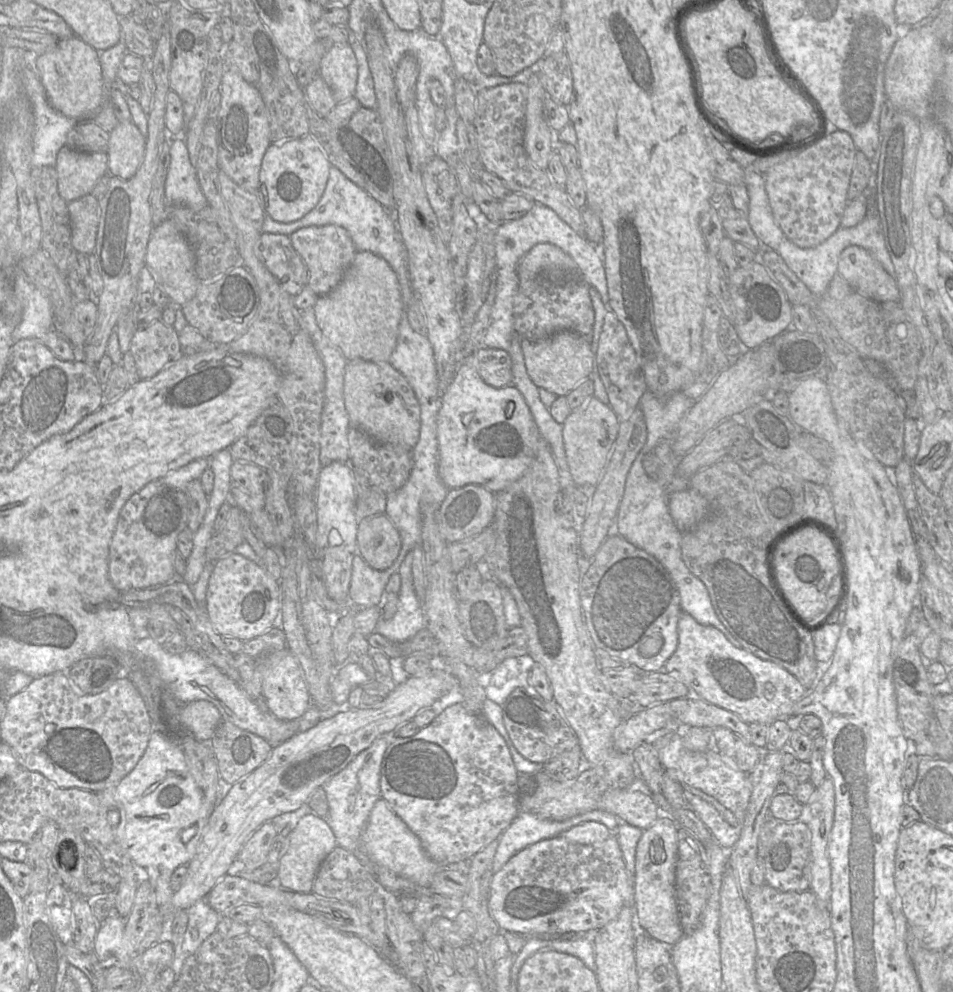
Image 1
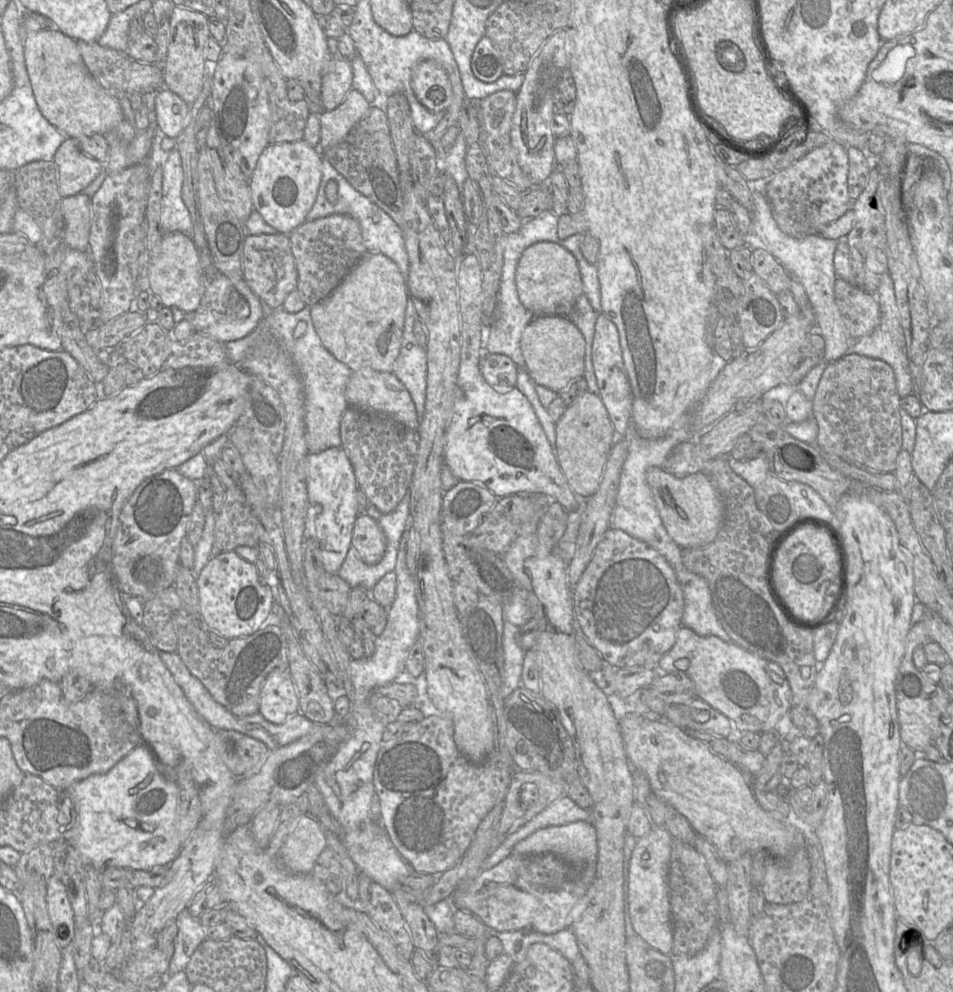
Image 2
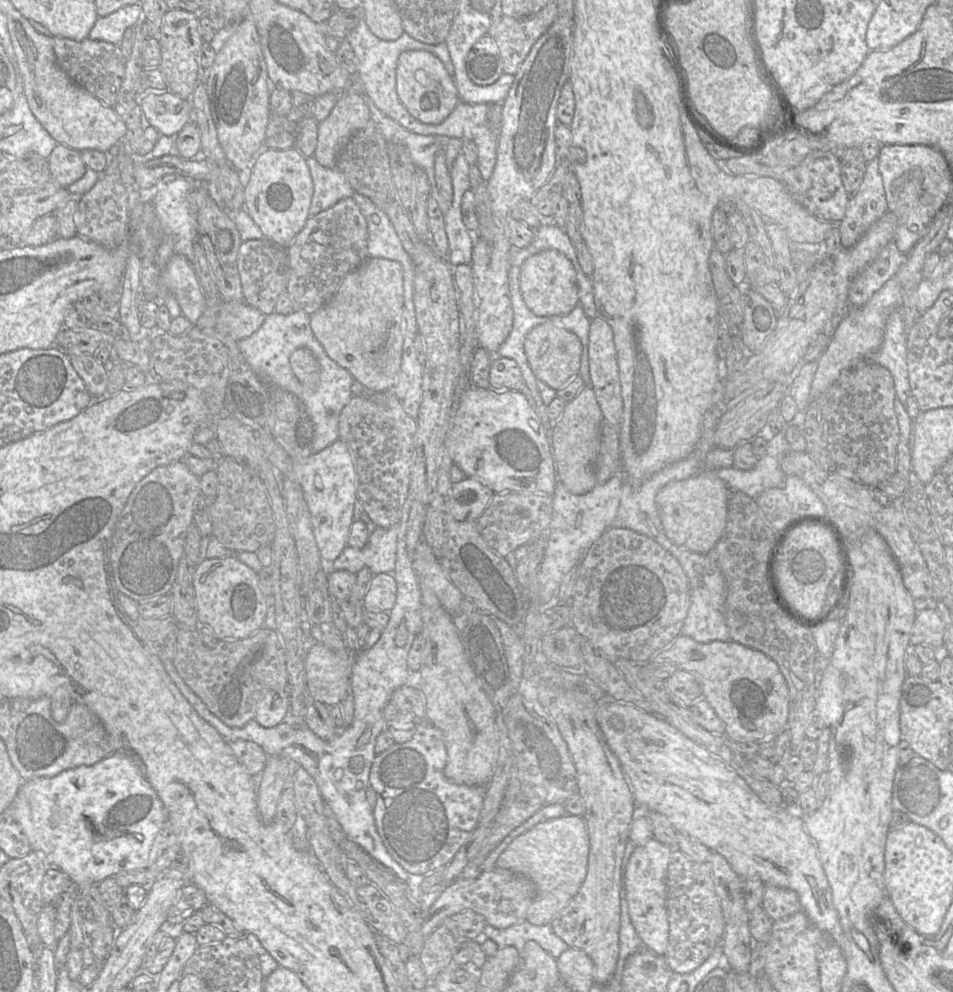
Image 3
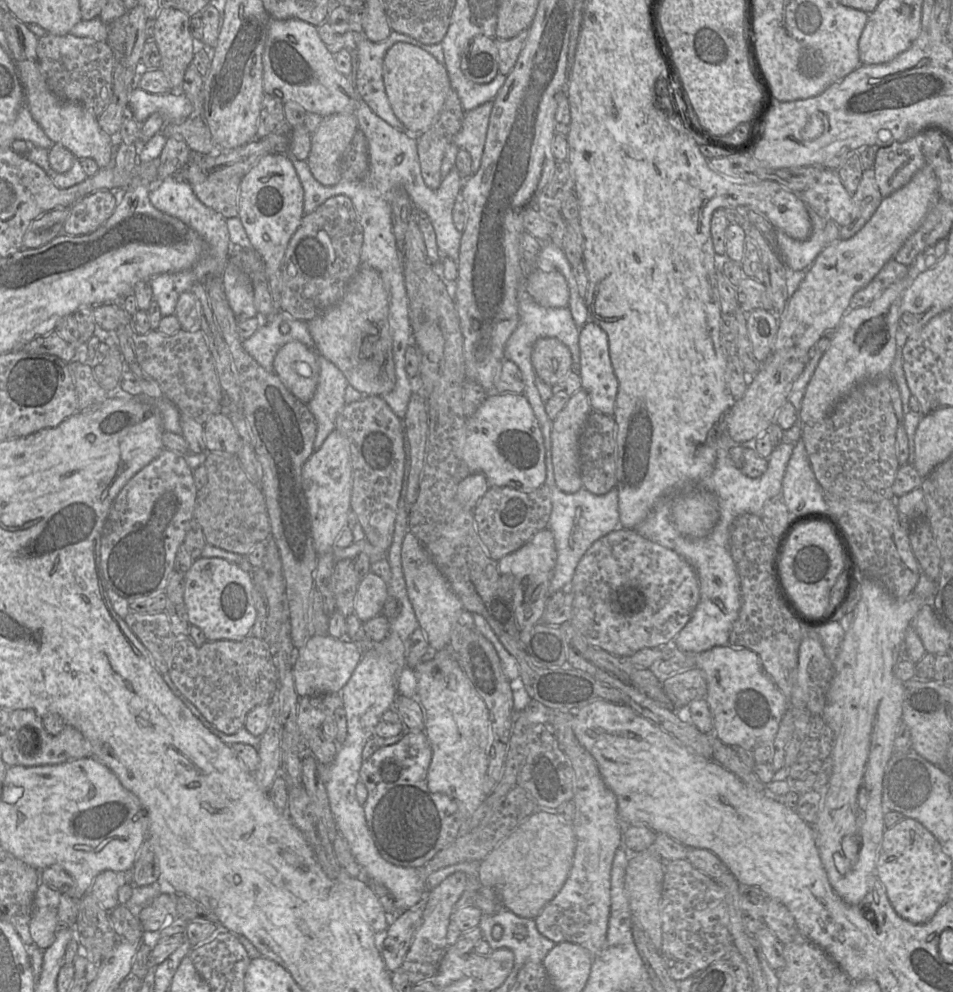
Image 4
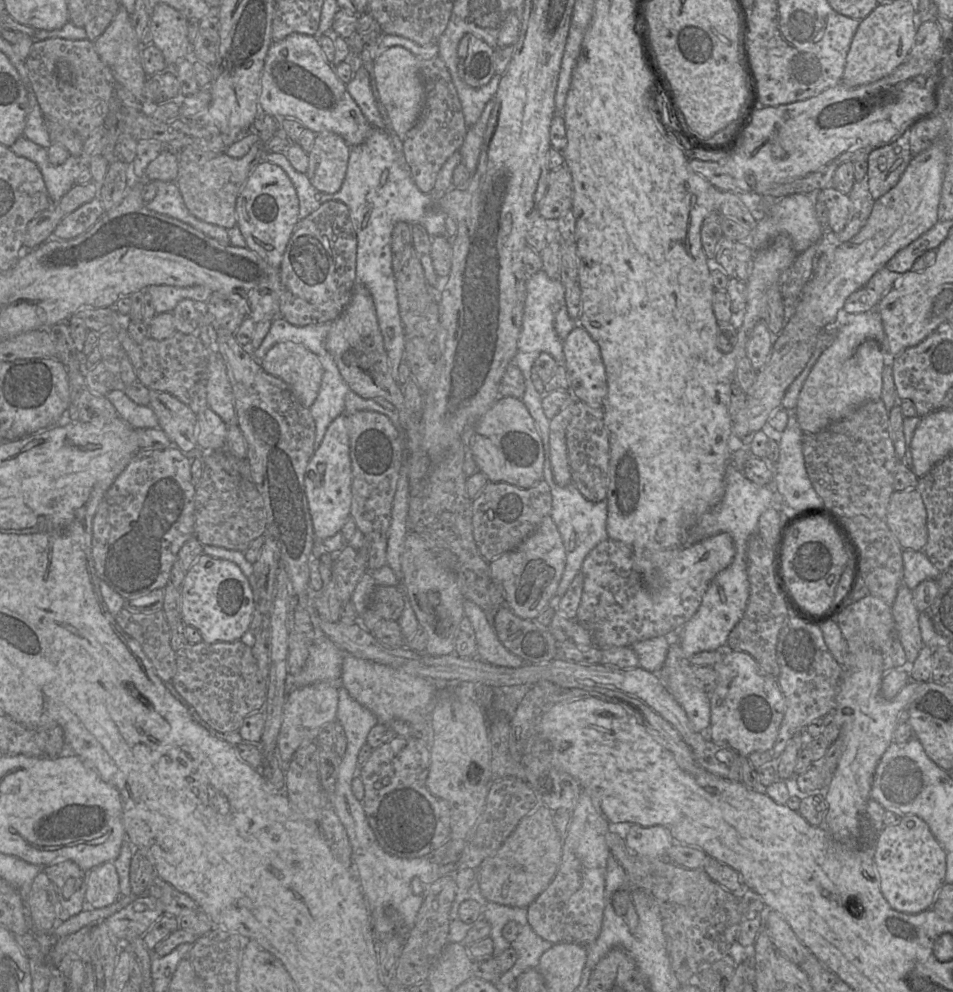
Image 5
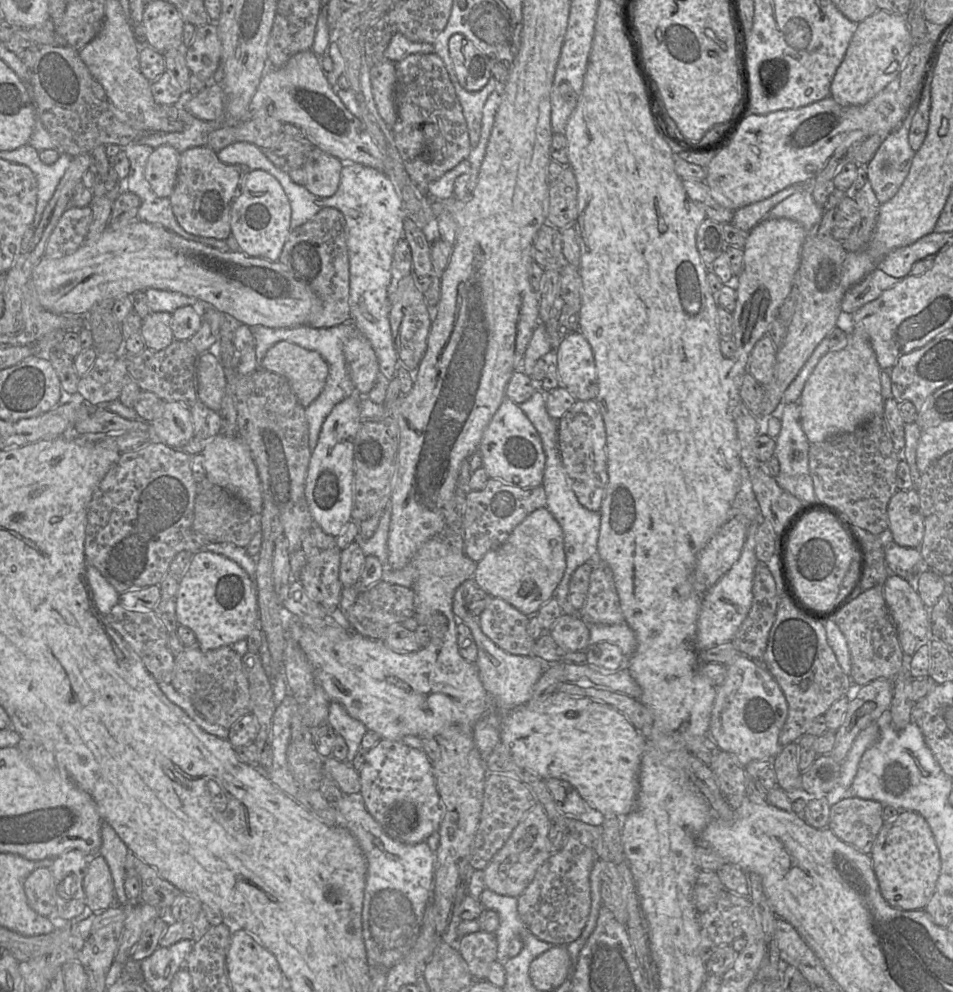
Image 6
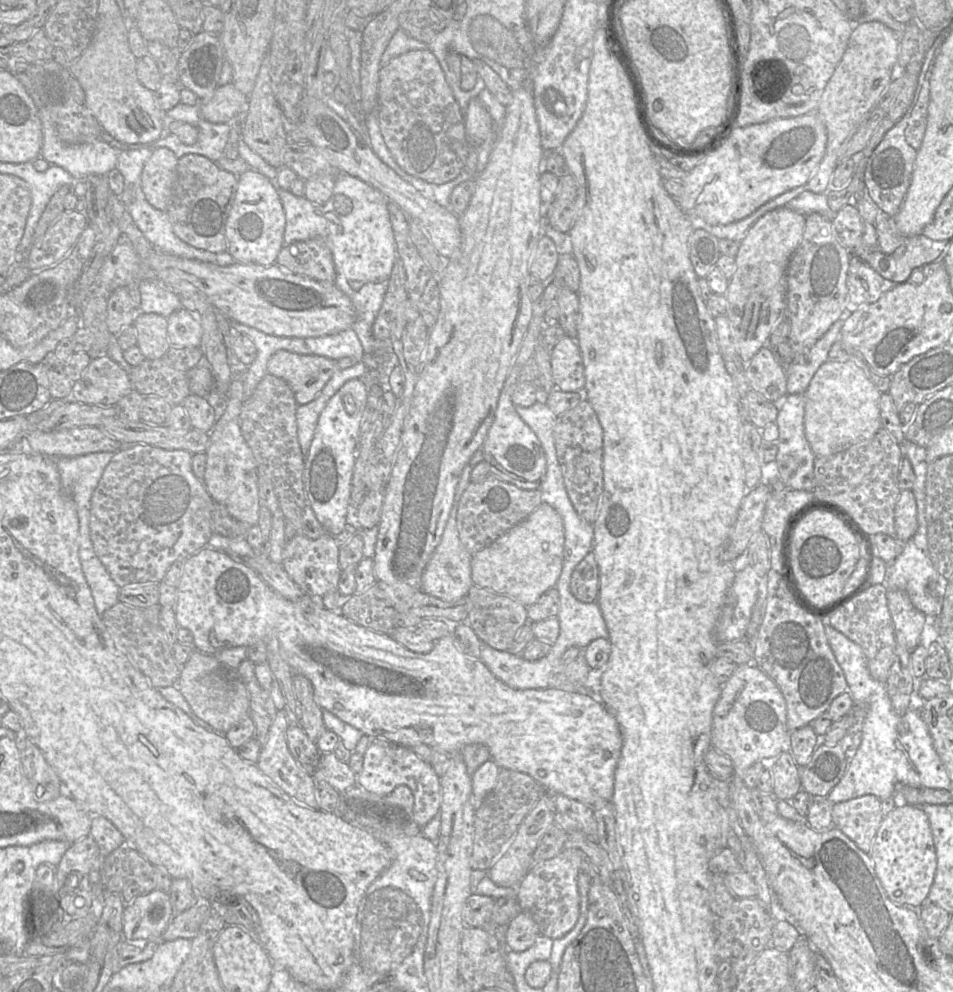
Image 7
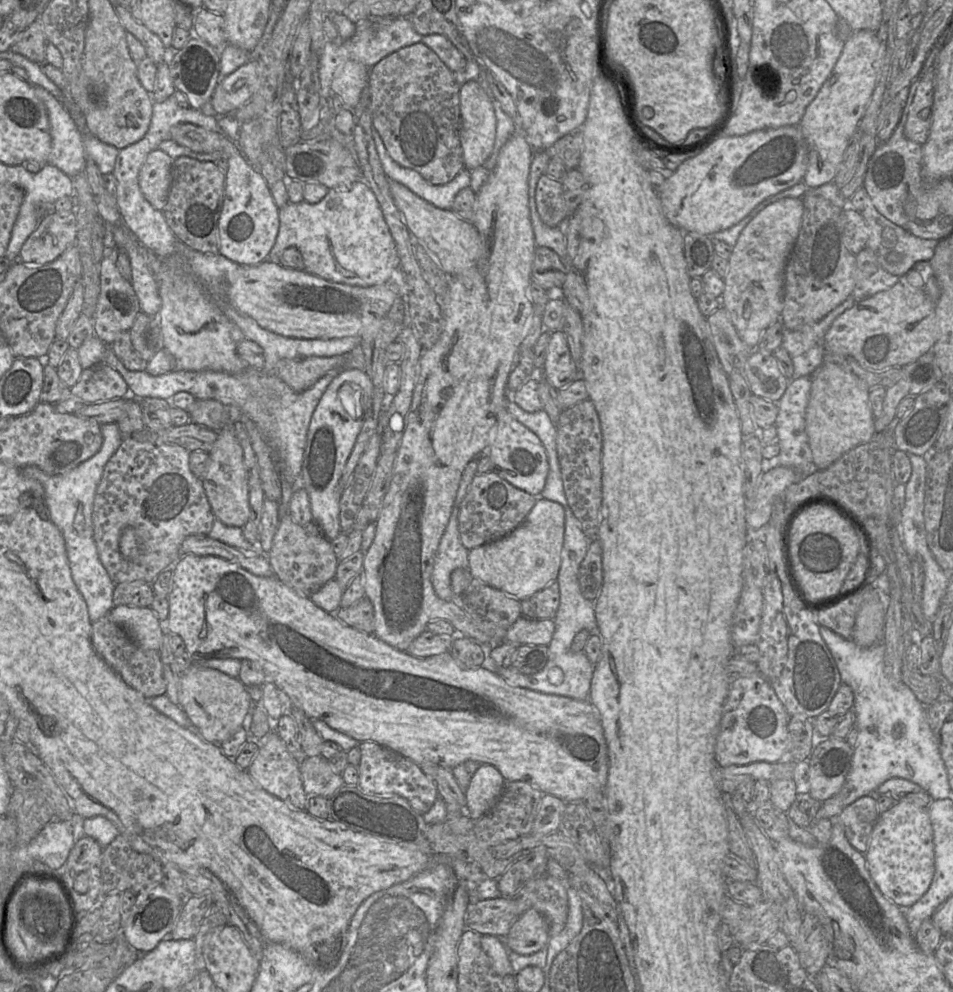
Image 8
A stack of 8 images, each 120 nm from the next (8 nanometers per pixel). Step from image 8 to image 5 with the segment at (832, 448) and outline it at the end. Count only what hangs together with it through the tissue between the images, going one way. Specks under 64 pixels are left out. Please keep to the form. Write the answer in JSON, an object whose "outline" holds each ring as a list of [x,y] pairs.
{"outline":[[[877,309],[850,314],[834,343],[824,350],[799,394],[795,409],[803,433],[819,433],[868,401],[881,399],[884,366],[892,364],[881,316]]]}

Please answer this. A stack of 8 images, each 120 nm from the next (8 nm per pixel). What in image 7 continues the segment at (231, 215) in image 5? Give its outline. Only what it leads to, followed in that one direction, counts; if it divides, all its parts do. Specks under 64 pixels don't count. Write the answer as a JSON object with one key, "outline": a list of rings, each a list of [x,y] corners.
{"outline":[[[188,153],[178,159],[177,179],[174,185],[172,199],[167,207],[167,213],[175,234],[184,242],[198,249],[210,252],[227,250],[225,224],[236,196],[238,175],[222,169],[216,162],[209,158]]]}

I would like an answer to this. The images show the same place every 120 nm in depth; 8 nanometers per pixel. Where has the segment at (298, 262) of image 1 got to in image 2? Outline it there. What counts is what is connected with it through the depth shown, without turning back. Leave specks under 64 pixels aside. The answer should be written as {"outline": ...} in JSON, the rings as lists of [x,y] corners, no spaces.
{"outline":[[[289,234],[247,236],[242,257],[243,279],[266,309],[277,309],[296,290],[298,273]]]}

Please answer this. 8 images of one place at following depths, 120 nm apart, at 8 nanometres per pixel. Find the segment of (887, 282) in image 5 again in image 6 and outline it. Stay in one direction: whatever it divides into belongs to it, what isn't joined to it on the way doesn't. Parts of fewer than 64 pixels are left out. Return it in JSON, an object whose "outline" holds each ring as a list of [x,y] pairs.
{"outline":[[[880,269],[869,273],[862,281],[845,291],[841,310],[853,314],[865,304],[876,300],[885,290],[898,284],[902,279],[887,275]]]}

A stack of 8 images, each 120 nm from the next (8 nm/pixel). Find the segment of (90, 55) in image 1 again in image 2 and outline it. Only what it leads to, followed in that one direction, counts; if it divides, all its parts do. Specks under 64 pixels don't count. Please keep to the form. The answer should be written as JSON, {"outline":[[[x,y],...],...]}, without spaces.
{"outline":[[[42,29],[25,32],[23,47],[25,65],[37,106],[44,118],[65,136],[76,140],[81,136],[104,134],[125,119],[118,99],[105,91],[89,72],[75,39],[63,34],[59,29]]]}

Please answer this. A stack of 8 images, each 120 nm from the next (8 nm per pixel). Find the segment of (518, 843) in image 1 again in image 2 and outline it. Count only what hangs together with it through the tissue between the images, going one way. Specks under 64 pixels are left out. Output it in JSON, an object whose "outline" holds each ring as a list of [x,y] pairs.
{"outline":[[[567,795],[559,797],[509,835],[487,858],[483,865],[483,870],[495,867],[512,853],[516,843],[537,830],[548,826],[566,825],[575,821],[591,822],[590,810],[580,808]]]}

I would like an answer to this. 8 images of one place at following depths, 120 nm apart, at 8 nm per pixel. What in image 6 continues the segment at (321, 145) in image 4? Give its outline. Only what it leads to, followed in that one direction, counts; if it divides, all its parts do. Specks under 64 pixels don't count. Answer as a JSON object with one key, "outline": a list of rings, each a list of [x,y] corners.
{"outline":[[[314,147],[303,165],[305,187],[312,194],[328,198],[338,190],[344,163],[337,157]]]}

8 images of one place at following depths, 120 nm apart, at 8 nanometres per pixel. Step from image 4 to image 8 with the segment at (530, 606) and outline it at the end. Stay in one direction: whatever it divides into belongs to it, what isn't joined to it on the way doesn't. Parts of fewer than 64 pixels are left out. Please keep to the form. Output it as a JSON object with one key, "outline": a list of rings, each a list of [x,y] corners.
{"outline":[[[539,497],[523,523],[511,533],[469,551],[474,579],[523,601],[557,579],[564,543],[565,513],[558,502]]]}

